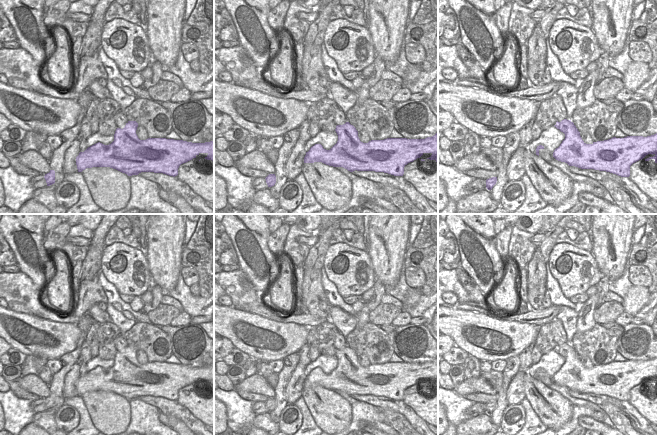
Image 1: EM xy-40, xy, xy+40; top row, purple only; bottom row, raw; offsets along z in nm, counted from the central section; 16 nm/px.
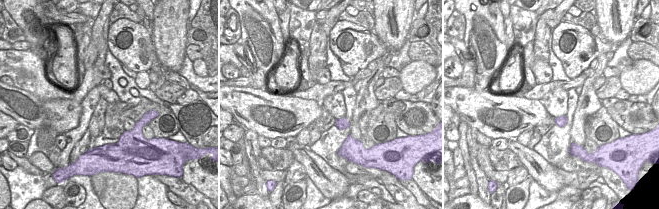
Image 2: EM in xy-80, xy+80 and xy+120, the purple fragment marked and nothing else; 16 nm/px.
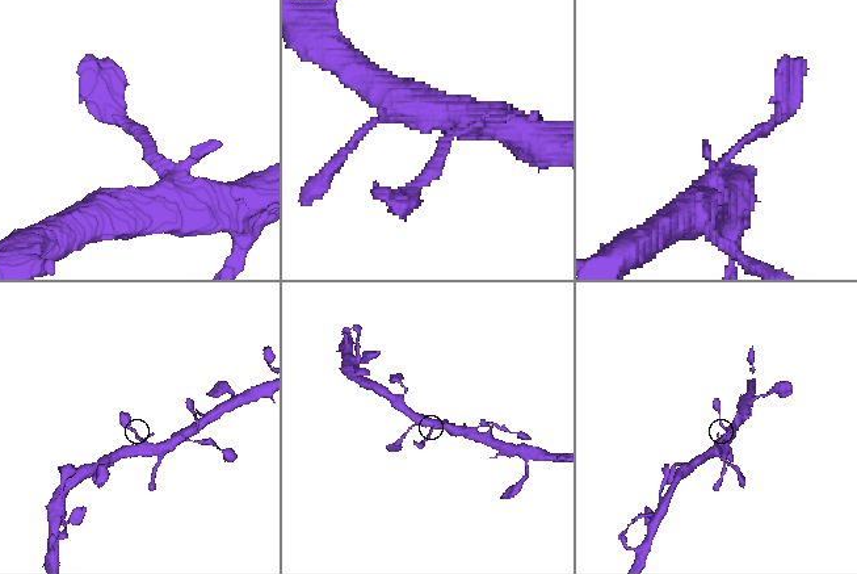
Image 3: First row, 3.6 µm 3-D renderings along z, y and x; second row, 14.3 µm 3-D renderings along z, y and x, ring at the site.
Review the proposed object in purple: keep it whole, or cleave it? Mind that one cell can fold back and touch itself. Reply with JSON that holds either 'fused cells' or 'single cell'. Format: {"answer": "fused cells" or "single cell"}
{"answer": "single cell"}

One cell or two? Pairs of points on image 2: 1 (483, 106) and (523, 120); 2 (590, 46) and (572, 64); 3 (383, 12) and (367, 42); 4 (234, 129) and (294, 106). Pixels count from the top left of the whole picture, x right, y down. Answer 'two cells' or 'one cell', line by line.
1: one cell
2: one cell
3: two cells
4: two cells

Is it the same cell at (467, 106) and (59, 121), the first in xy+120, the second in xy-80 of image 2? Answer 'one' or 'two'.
one

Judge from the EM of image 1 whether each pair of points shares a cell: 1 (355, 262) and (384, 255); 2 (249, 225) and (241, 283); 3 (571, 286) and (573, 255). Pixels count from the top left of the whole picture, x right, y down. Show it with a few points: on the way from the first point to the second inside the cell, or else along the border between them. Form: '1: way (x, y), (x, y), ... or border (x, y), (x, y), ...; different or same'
1: border (367, 251), (376, 279); different
2: border (240, 269), (257, 291); different
3: way (573, 278), (573, 263); same

